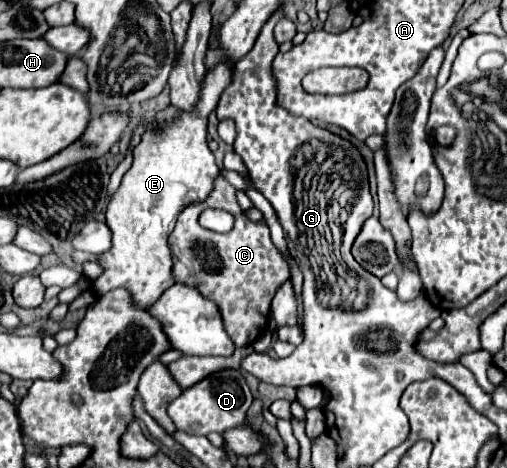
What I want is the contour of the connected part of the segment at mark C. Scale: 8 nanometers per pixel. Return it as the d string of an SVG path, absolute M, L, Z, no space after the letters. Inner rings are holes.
M219 176L215 190L207 200L193 202L179 214L169 246L175 260L175 282L197 286L205 298L211 298L219 306L225 330L233 338L235 346L249 346L263 334L271 310L271 300L283 280L289 278L289 266L271 242L267 224L251 222L245 212L239 210L235 192L235 186ZM205 208L231 212L235 216L233 230L227 234L217 234L201 228L197 218Z

